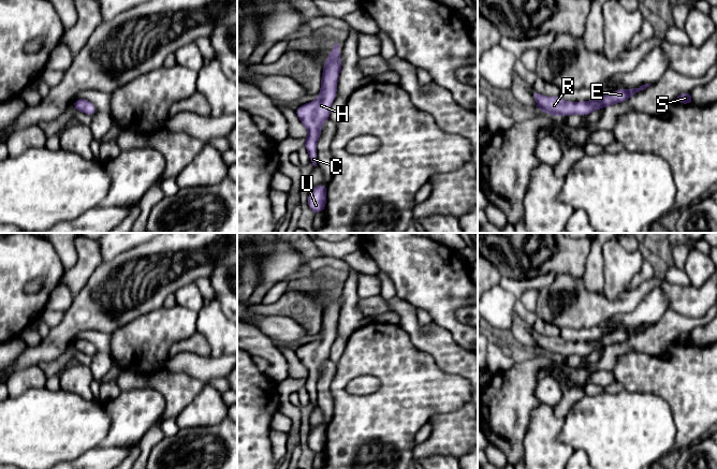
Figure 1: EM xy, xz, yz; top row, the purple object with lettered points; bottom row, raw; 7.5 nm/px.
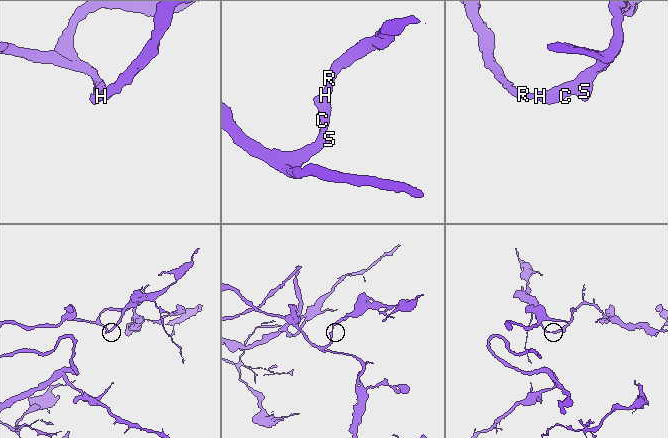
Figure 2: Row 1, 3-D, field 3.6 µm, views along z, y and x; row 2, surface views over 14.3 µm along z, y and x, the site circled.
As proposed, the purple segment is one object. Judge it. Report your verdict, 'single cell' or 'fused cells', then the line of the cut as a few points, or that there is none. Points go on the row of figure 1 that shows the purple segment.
single cell; no cut

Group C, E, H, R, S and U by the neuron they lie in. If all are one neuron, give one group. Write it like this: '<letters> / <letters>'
C E H R S U

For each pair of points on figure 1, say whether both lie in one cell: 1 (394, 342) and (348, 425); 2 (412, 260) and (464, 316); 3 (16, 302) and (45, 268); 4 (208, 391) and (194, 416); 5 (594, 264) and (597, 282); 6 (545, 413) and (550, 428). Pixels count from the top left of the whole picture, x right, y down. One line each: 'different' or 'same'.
1: same
2: different
3: same
4: same
5: same
6: same

